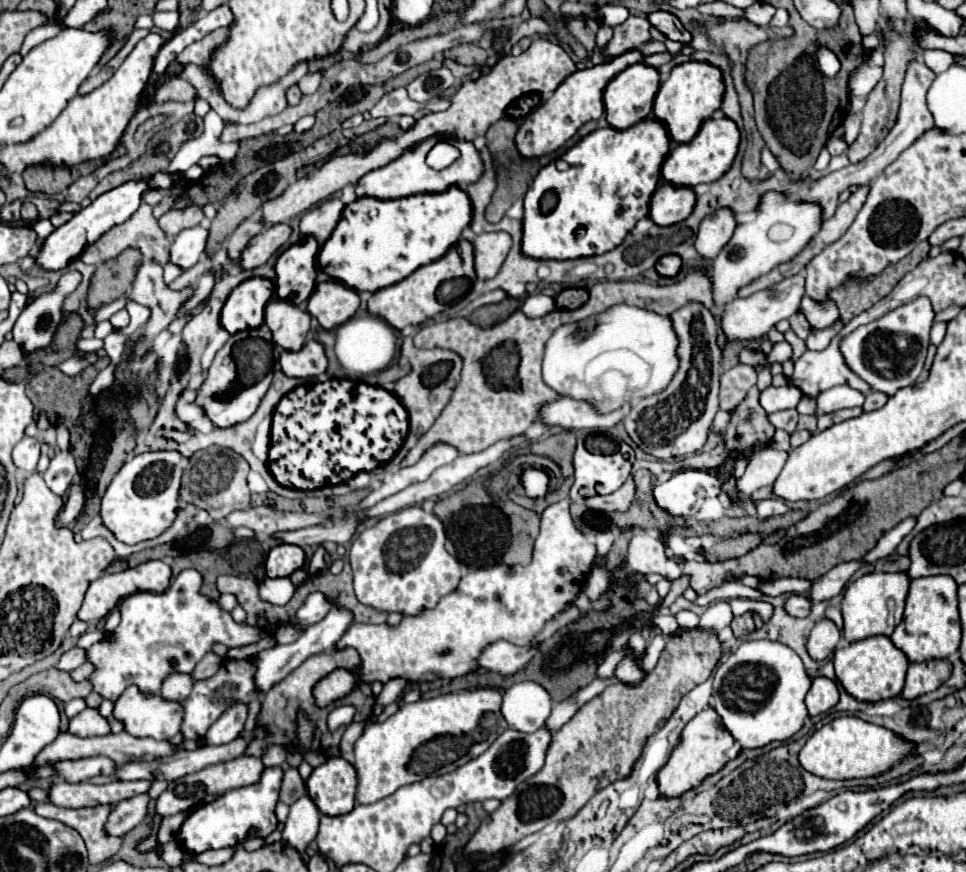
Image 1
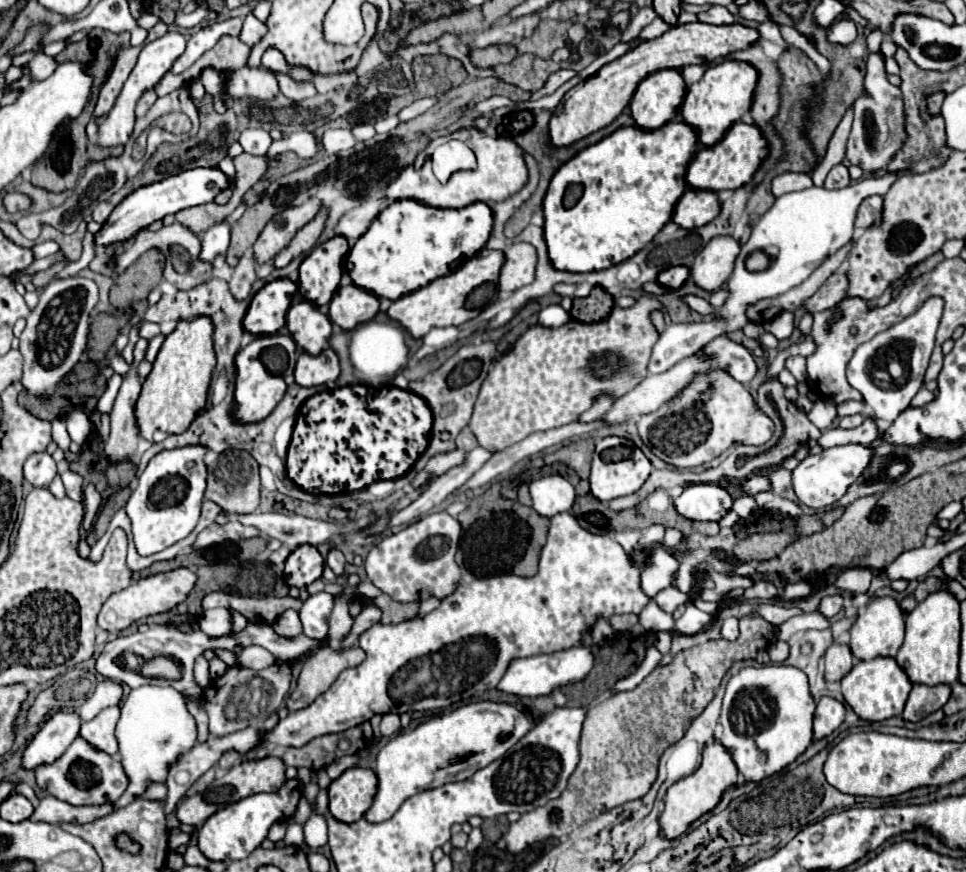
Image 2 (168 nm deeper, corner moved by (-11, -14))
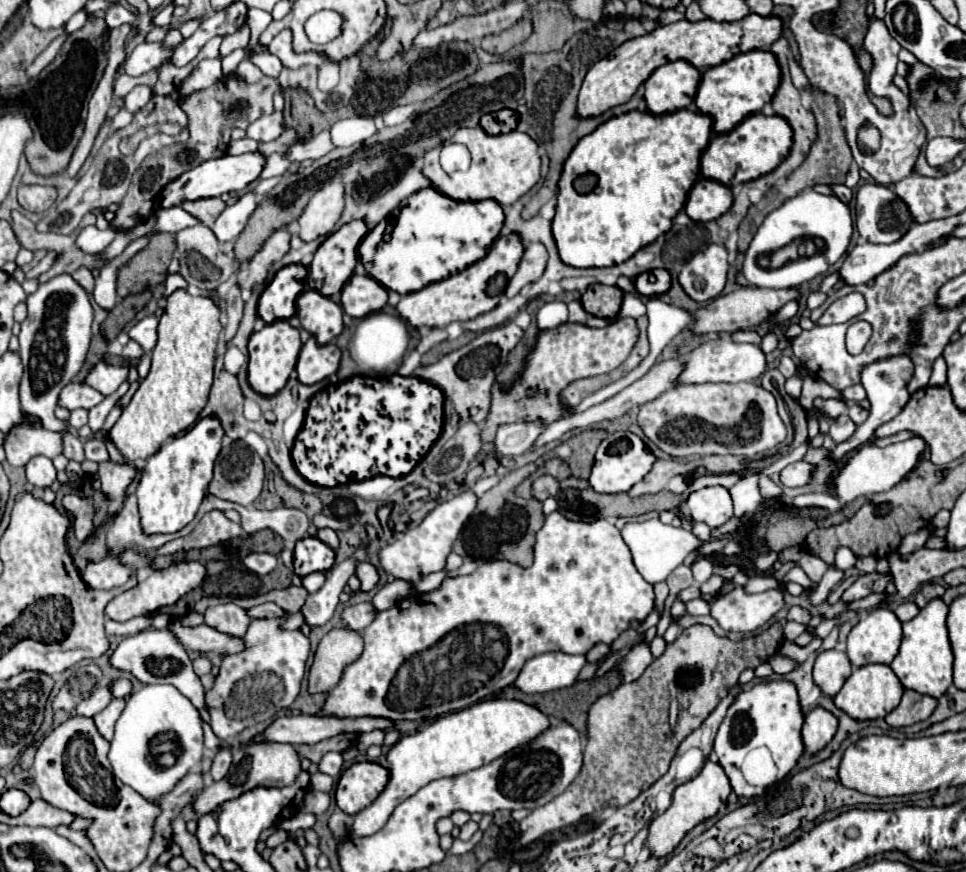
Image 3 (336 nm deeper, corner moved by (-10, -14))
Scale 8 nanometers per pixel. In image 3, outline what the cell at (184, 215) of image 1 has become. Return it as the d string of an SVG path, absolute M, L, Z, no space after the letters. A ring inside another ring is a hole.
M197 199L197 201L189 201L181 205L189 215L193 215L195 219L199 219L199 223L211 227L217 219L217 215L227 207L227 203L223 203L221 199Z

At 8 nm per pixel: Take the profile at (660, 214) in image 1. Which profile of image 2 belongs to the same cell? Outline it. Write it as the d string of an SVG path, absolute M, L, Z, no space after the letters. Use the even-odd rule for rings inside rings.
M686 189L674 209L674 223L684 229L694 229L710 223L720 213L720 199L714 191Z

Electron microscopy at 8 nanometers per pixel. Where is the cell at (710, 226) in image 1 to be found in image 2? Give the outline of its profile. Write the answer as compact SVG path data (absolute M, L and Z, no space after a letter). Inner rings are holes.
M714 237L694 259L690 267L690 279L704 289L714 291L720 289L726 279L730 279L730 271L734 269L734 259L738 257L740 245L732 237Z

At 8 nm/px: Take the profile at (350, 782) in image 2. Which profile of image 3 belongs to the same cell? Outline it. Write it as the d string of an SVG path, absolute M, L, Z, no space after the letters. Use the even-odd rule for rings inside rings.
M357 761L341 773L335 789L337 807L347 815L357 815L383 791L389 771L371 761Z

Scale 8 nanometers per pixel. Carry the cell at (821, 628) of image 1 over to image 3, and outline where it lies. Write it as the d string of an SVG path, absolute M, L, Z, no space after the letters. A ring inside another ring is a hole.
M831 649L831 651L821 651L817 655L813 679L825 695L835 697L849 675L851 675L851 661L847 653Z

